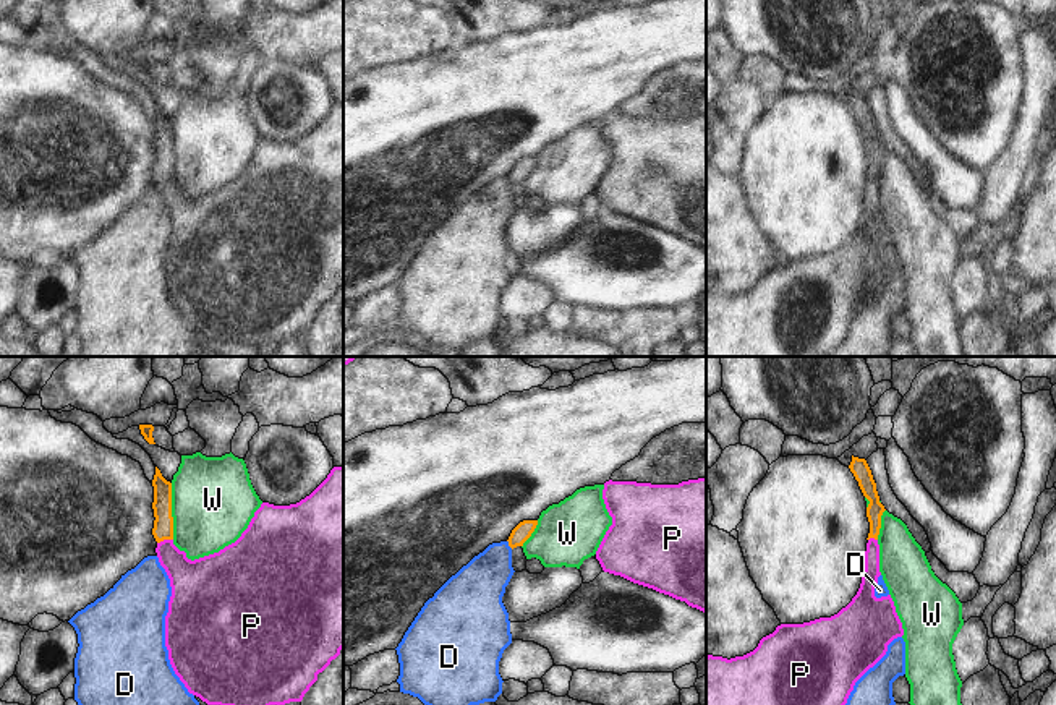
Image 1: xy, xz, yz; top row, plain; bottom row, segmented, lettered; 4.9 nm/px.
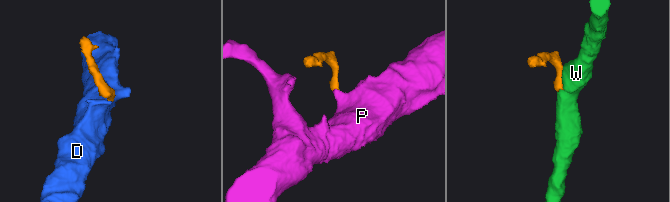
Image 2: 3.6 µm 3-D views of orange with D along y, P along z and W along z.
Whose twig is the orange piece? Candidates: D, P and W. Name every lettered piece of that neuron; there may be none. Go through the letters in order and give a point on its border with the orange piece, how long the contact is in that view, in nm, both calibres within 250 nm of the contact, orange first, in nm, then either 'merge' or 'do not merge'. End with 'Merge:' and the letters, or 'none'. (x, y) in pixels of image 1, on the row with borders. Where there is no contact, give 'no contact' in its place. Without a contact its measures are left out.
D: xz (509, 545) | 50 nm | 90/260 nm | do not merge
P: xy (164, 538) | 80 nm | 100/200 nm | merge
W: xy (170, 511) | 280 nm | 100/420 nm | do not merge
Merge: P

